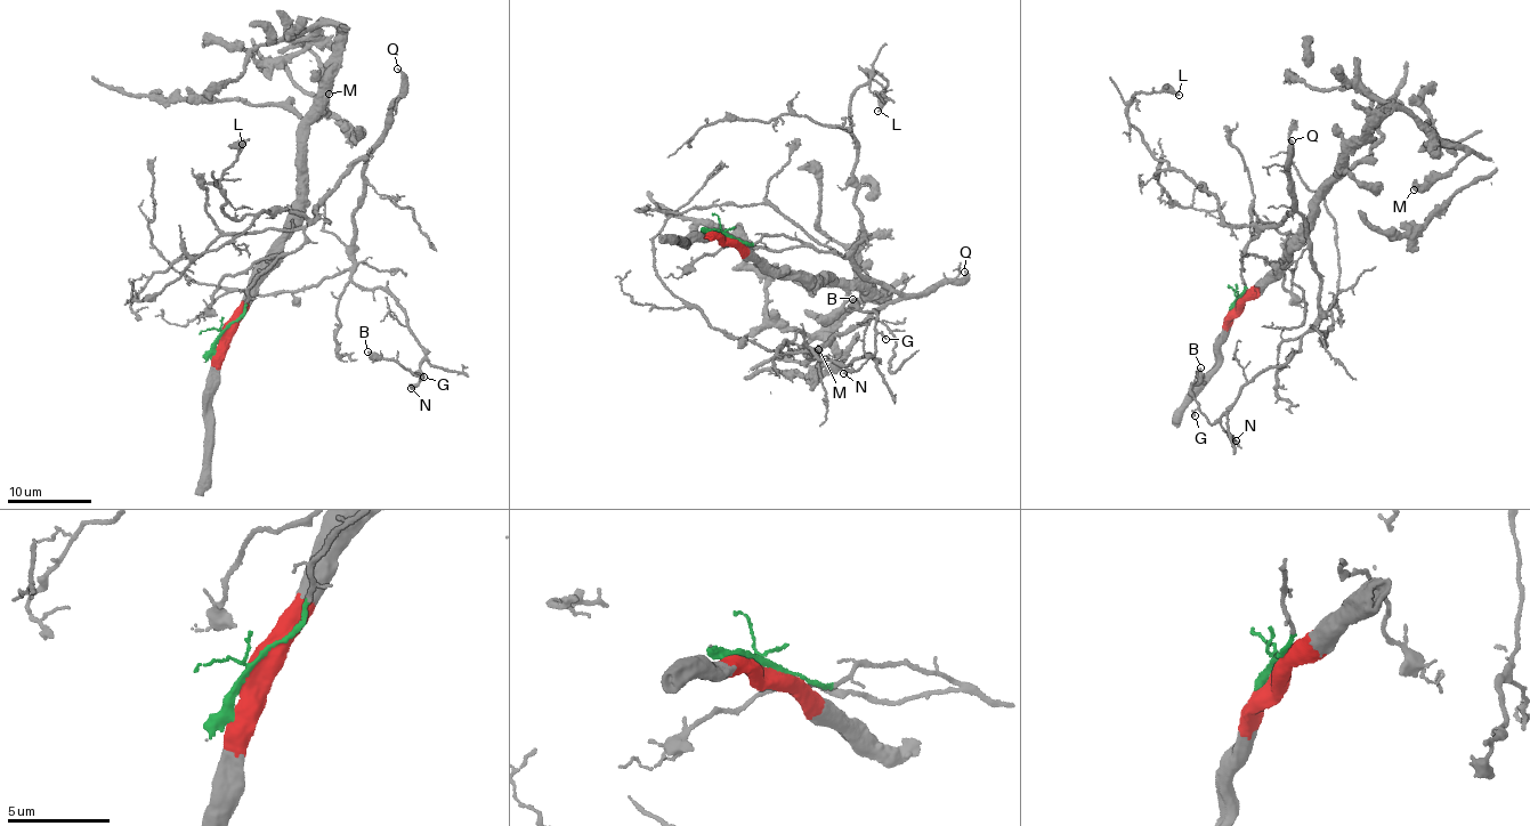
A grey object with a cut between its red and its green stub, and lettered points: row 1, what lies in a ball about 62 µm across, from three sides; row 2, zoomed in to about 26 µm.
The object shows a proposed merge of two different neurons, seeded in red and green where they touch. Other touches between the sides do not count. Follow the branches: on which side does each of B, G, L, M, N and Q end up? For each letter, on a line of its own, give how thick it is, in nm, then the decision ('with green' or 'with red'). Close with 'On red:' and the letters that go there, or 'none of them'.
B: 420 nm | with green
G: 130 nm | with green
L: 300 nm | with green
M: 440 nm | with red
N: 240 nm | with green
Q: 240 nm | with green
On red: M

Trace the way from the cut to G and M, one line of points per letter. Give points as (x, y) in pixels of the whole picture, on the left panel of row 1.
G: (225, 331), (253, 278), (305, 241), (317, 205), (371, 148), (354, 282), (395, 296), (423, 375)
M: (225, 333), (297, 197), (316, 94), (339, 35), (323, 22), (302, 43), (315, 53), (330, 94)

